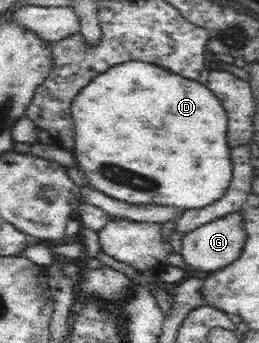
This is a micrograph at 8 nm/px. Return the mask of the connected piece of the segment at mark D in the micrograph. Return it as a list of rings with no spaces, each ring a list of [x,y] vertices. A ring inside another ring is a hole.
[[[128,60],[117,64],[113,68],[108,68],[107,72],[102,72],[101,76],[95,76],[89,84],[86,84],[80,91],[79,96],[72,100],[70,114],[74,123],[74,157],[77,158],[76,166],[85,174],[88,182],[95,189],[101,190],[105,194],[117,200],[123,200],[131,204],[173,204],[183,210],[204,207],[214,200],[220,199],[227,190],[232,177],[231,159],[229,156],[229,146],[227,146],[227,114],[217,100],[217,96],[201,82],[187,80],[183,76],[177,76],[157,64],[151,64],[139,60]]]

